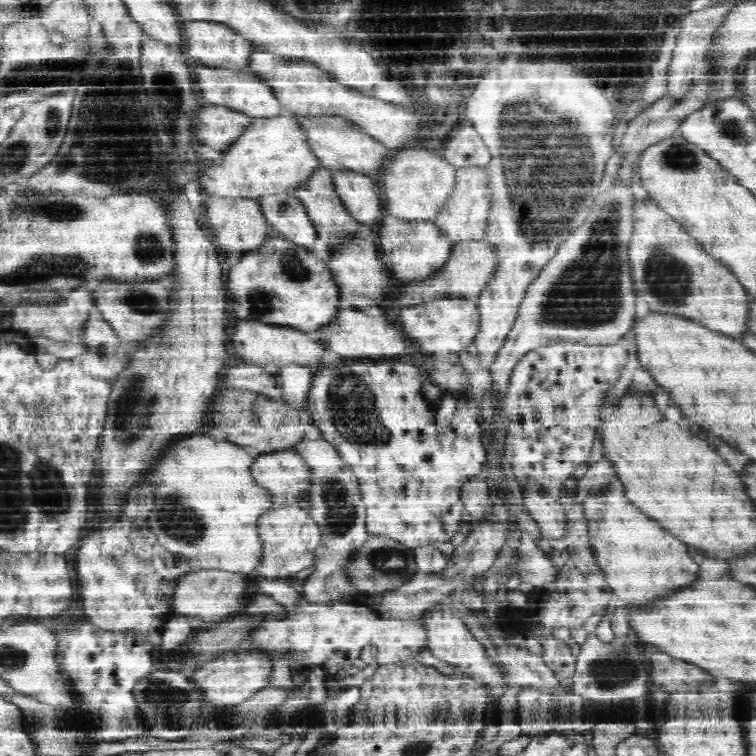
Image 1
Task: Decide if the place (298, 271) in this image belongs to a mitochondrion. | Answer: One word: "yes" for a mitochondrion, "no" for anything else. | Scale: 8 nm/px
yes

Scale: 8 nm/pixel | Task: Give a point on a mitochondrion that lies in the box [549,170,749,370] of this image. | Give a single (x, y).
(670, 281)

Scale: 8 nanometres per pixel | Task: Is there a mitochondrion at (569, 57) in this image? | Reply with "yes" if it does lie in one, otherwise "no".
no

